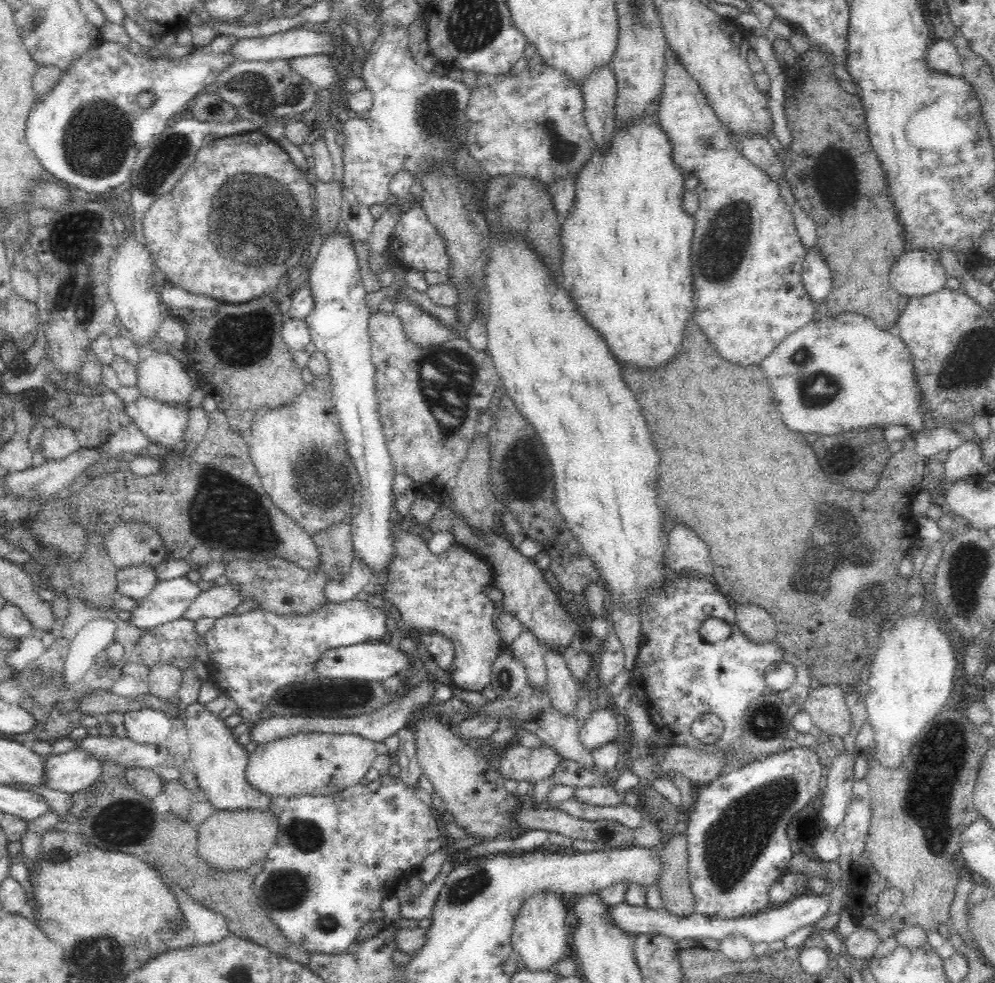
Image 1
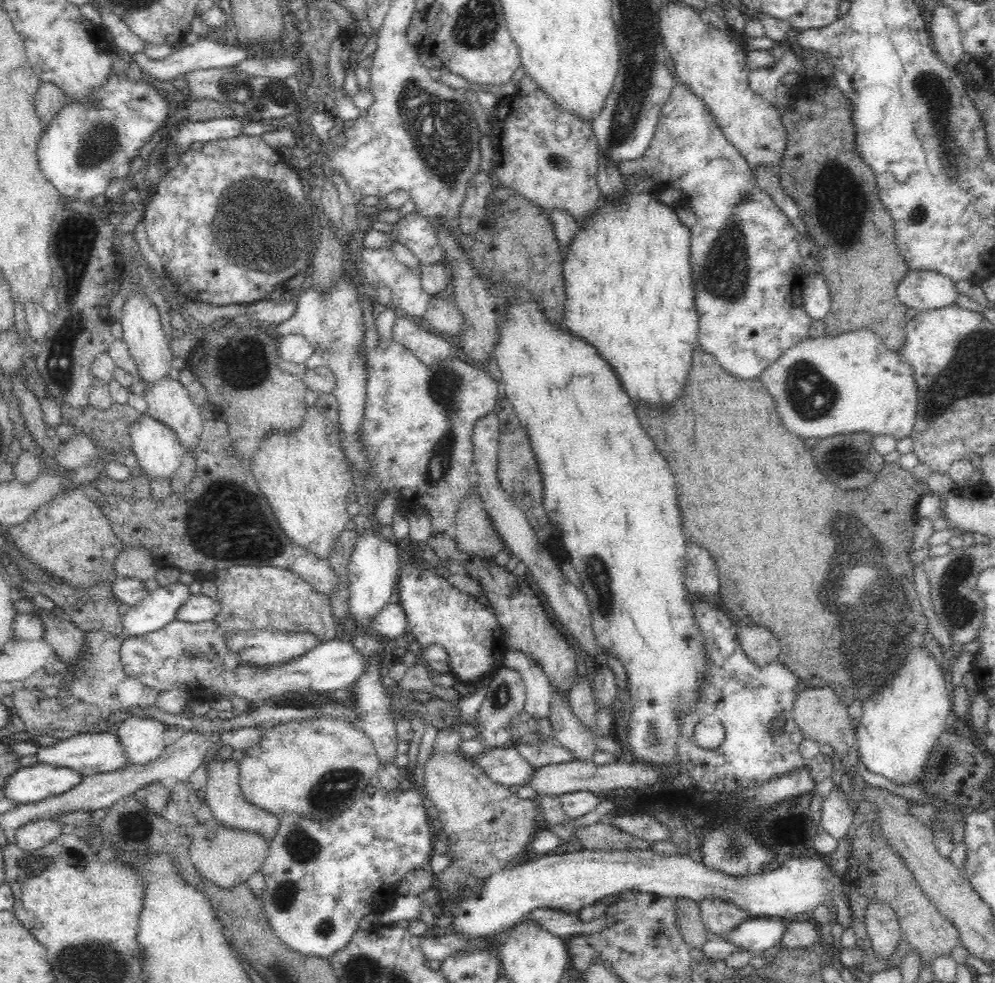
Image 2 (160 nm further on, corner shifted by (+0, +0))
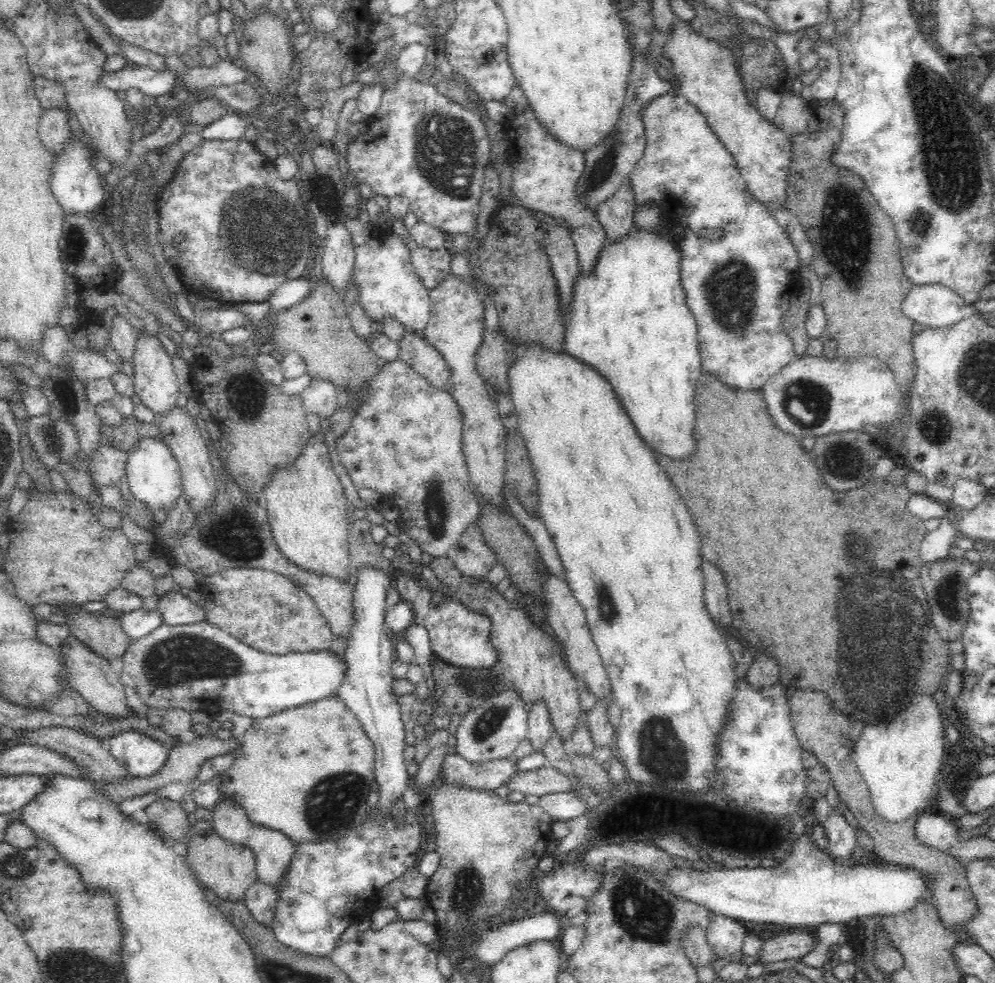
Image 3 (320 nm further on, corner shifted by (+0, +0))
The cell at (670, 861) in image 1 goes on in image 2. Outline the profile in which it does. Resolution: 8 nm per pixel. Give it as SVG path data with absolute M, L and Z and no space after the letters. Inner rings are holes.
M678 899L679 906L677 928L685 944L690 950L702 951L710 939L704 923L702 923L700 906L690 899Z

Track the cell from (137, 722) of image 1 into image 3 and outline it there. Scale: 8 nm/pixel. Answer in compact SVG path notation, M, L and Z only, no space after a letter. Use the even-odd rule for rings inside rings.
M127 730L109 737L109 753L131 777L151 777L167 761L169 750L148 735Z

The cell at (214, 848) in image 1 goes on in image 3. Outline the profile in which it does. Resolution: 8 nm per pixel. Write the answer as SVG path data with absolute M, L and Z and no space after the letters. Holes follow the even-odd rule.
M214 830L203 835L192 834L186 842L185 861L200 885L221 900L243 901L248 888L258 882L254 853L248 847L227 843Z

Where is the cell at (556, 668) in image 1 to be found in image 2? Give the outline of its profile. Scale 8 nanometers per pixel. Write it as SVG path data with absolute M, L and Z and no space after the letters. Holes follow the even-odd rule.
M553 692L549 719L554 740L572 753L572 760L592 763L593 754L597 751L592 730L580 725L562 694Z

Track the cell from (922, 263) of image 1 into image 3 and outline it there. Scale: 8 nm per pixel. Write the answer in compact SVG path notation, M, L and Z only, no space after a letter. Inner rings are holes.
M940 284L913 285L907 297L904 298L901 309L904 316L908 317L913 323L932 328L952 326L963 318L975 314L974 305L965 303L960 295Z

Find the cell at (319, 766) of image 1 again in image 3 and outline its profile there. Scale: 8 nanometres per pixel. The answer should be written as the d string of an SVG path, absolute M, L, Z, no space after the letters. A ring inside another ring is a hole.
M337 694L322 700L316 700L316 702L300 704L300 706L271 714L266 718L254 720L241 737L240 746L231 753L234 755L232 766L225 773L220 774L220 786L218 786L220 798L224 799L224 801L240 804L240 807L246 811L246 815L248 815L252 823L286 834L294 843L294 846L298 843L325 841L326 839L343 837L348 830L361 825L371 812L367 798L368 793L371 791L370 782L375 779L375 748L361 722Z

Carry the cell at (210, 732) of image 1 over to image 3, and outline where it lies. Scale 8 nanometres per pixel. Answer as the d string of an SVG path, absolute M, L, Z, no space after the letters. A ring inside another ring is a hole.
M220 798L218 806L212 811L212 830L219 834L227 843L248 847L254 853L257 880L265 886L270 886L280 892L286 871L291 863L295 846L286 834L252 823L246 811L238 803L224 801Z

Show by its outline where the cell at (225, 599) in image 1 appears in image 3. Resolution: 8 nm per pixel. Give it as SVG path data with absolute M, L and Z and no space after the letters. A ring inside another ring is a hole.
M171 591L157 601L160 624L189 625L204 621L204 609L194 604L184 592Z

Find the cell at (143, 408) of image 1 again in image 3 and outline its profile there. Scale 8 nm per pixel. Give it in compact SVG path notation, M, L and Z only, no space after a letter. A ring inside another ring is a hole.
M144 438L138 444L134 444L131 450L128 451L126 473L130 486L130 497L132 496L132 498L142 503L152 514L155 510L169 512L175 508L177 501L183 494L179 465L170 448L160 440Z

